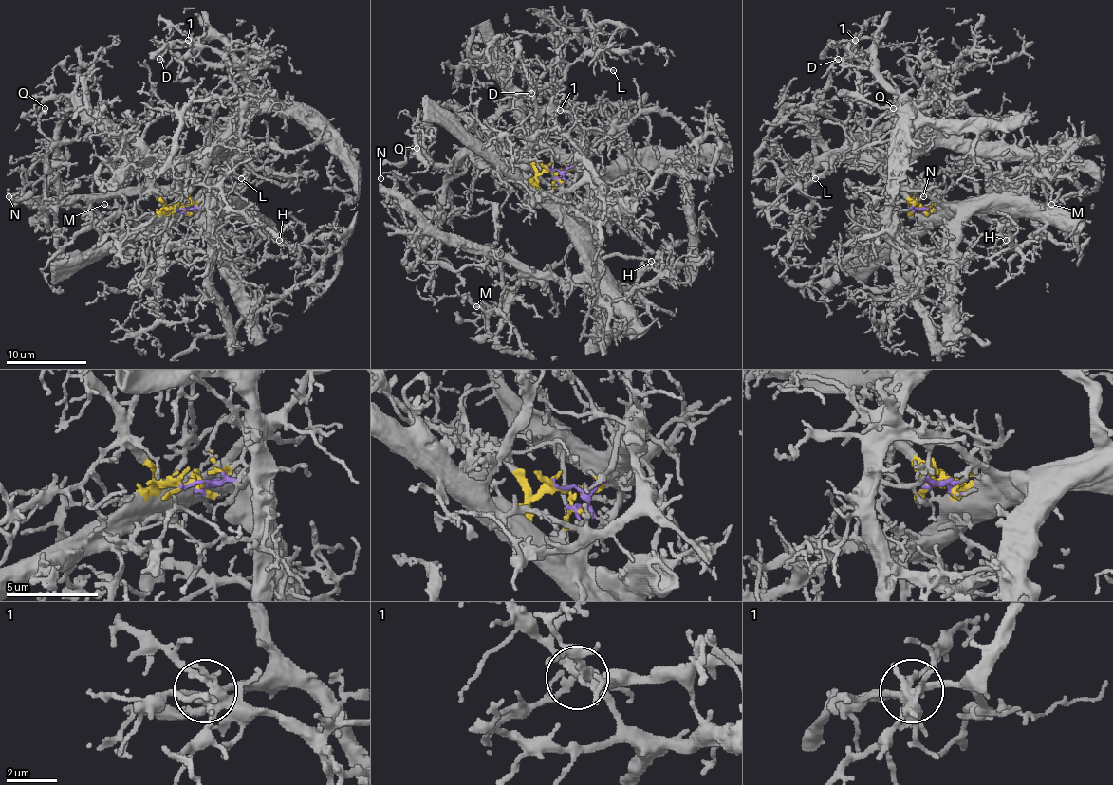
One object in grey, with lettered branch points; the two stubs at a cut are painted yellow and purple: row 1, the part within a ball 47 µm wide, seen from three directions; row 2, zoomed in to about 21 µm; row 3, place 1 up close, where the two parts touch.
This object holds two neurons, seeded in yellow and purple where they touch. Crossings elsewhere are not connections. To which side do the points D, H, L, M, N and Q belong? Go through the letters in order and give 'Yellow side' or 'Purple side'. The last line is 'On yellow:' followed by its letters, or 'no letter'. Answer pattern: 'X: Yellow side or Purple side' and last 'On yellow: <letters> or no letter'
D: Purple side
H: Yellow side
L: Purple side
M: Yellow side
N: Yellow side
Q: Yellow side
On yellow: H, M, N, Q

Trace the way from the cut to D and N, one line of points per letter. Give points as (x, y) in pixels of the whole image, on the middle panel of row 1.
D: (548, 170), (563, 172), (579, 145), (593, 170), (611, 170), (625, 151), (611, 133), (581, 129), (532, 93)
N: (548, 170), (554, 173), (552, 208), (584, 264), (579, 274), (563, 279), (454, 246), (391, 177), (380, 177)

